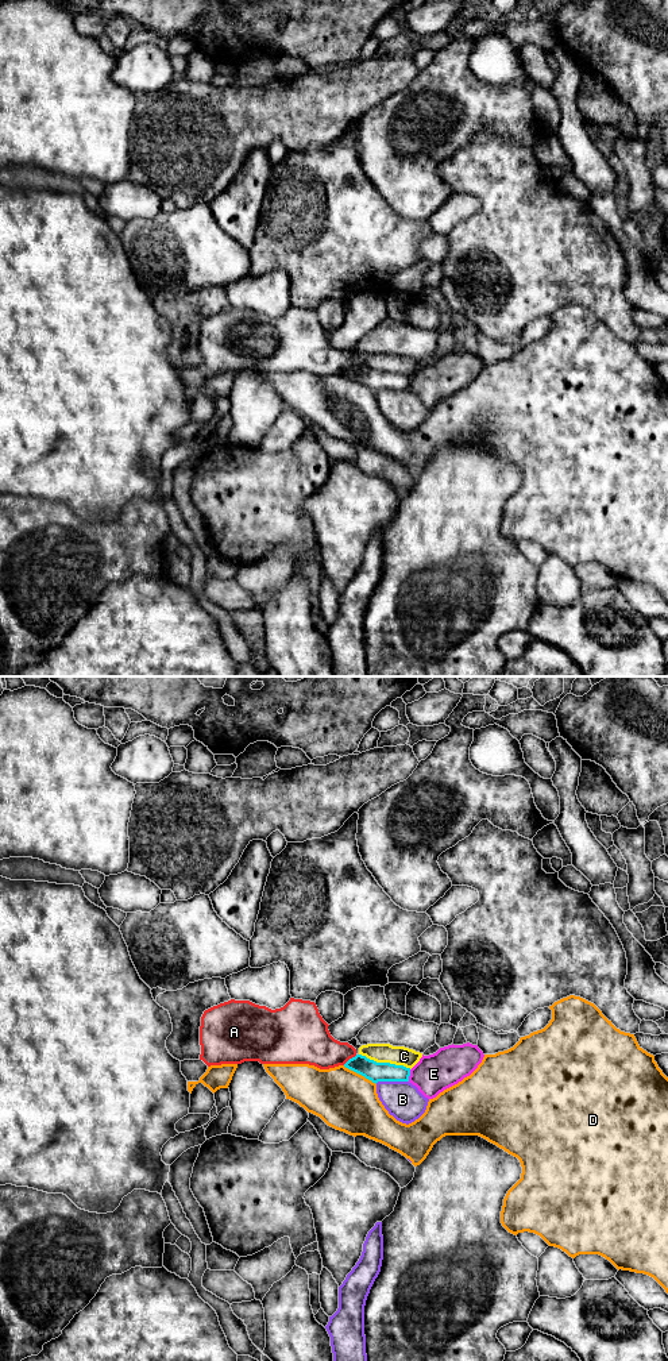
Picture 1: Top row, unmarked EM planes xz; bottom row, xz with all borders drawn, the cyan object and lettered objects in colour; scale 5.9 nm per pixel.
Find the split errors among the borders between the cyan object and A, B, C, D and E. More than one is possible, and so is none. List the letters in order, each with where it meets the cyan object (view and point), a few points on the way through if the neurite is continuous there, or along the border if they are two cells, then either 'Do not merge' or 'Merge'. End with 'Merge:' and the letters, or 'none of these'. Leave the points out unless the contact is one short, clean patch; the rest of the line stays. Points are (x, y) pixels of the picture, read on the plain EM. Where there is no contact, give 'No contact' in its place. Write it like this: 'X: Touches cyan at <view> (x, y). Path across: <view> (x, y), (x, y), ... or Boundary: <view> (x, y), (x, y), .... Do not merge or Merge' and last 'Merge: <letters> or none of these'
A: Touches cyan at xz (350, 367). Boundary: xz (356, 363), (343, 373). Do not merge
B: Touches cyan at xz (392, 389). Do not merge
C: Touches cyan at xz (385, 371). Do not merge
D: Touches cyan at xz (359, 382). Do not merge
E: Touches cyan at xz (409, 384). Boundary: xz (410, 378), (408, 389). Do not merge
Merge: none of these

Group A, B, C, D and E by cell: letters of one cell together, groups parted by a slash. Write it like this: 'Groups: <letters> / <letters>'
Groups: A C / B / D / E

